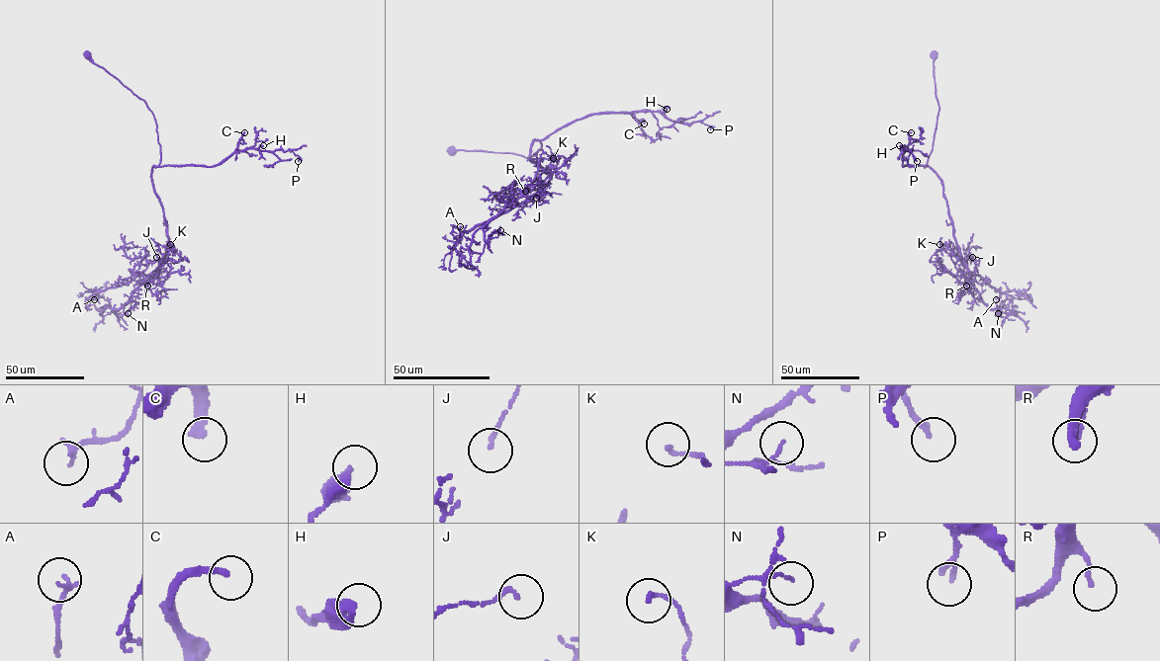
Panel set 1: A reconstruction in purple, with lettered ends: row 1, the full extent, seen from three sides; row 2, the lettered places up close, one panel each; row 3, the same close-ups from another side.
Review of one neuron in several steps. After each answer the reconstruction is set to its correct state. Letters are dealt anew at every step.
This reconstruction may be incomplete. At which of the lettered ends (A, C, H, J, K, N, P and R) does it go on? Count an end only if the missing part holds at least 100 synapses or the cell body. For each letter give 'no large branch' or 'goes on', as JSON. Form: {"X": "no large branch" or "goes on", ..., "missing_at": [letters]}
{"A": "no large branch", "C": "goes on", "H": "no large branch", "J": "no large branch", "K": "no large branch", "N": "no large branch", "P": "no large branch", "R": "no large branch", "missing_at": ["C"]}

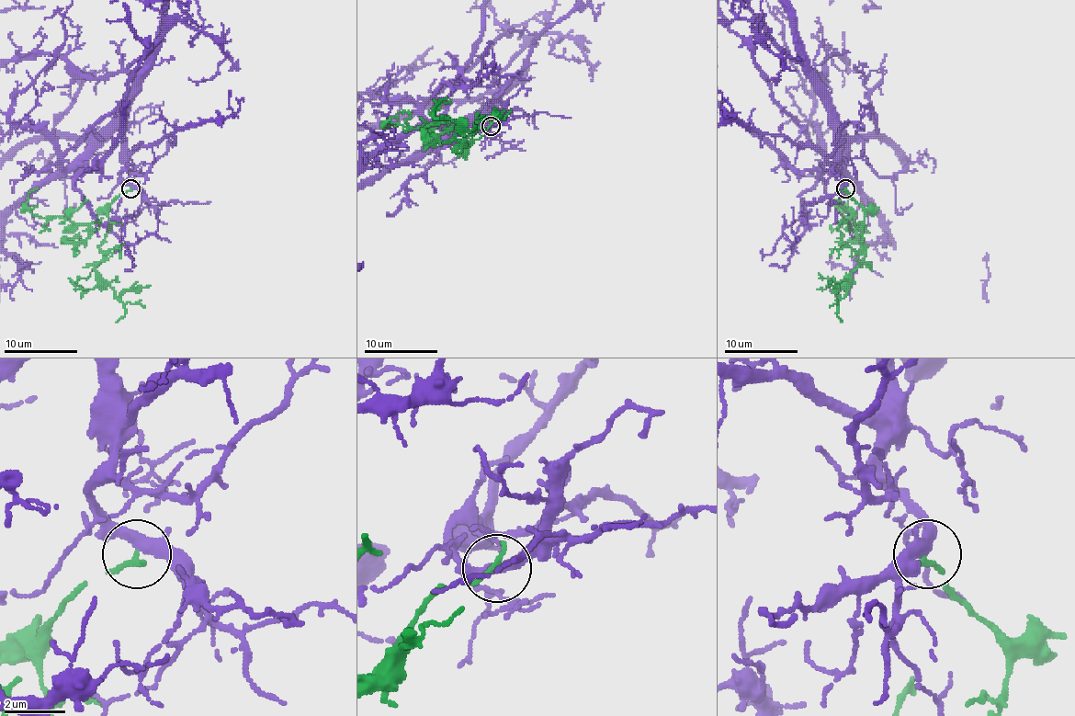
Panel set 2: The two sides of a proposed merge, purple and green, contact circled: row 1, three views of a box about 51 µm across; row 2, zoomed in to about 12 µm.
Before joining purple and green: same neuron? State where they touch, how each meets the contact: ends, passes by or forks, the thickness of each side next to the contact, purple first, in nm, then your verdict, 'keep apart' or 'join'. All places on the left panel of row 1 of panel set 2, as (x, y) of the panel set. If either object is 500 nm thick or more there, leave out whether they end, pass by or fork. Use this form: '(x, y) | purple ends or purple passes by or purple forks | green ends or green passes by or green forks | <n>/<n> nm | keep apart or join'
(130, 188) | purple forks | green ends | 300/190 nm | keep apart

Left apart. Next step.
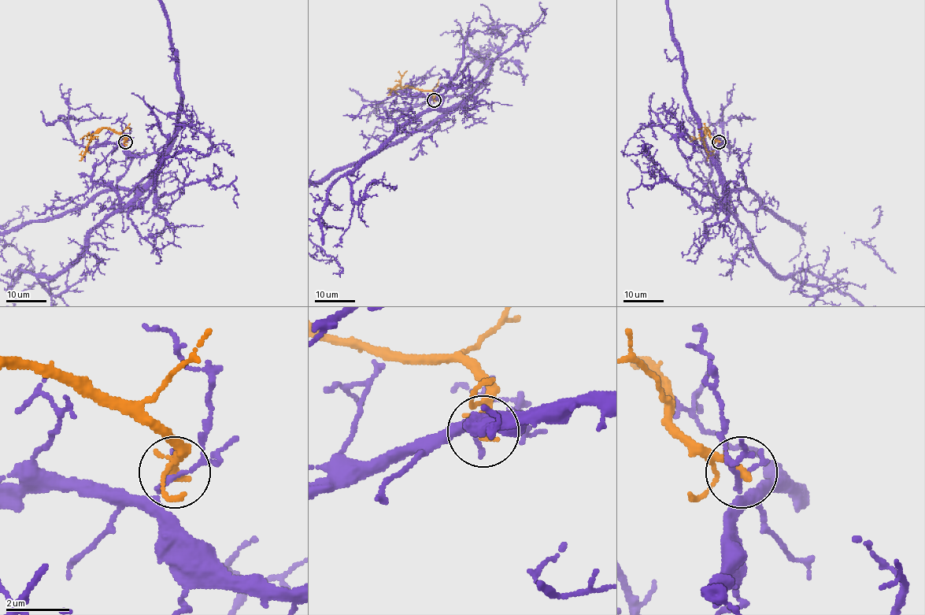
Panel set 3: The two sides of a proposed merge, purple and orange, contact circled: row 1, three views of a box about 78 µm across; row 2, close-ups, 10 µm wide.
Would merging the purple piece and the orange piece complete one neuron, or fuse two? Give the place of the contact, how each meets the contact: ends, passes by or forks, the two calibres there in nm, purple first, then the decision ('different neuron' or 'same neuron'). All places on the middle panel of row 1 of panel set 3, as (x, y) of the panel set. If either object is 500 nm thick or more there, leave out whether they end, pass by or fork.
at (434, 100); purple forks there; orange passes by; 120 nm thick on the purple side, 240 nm on the other; different neuron

